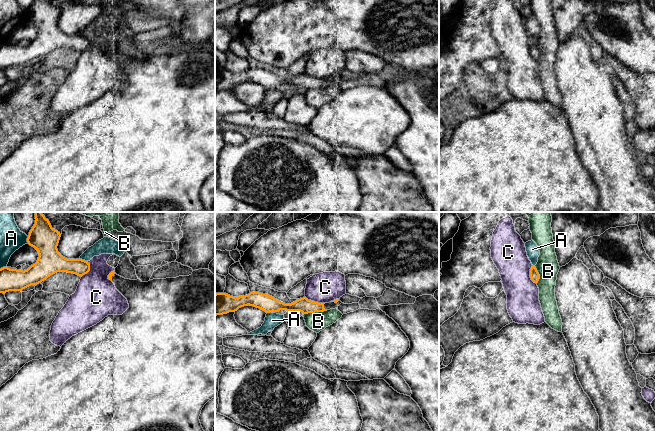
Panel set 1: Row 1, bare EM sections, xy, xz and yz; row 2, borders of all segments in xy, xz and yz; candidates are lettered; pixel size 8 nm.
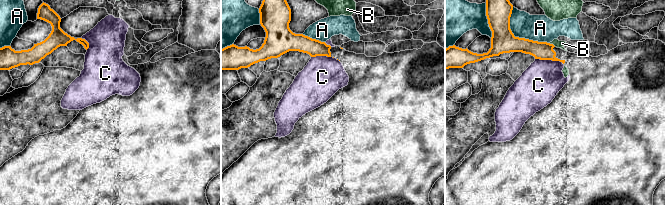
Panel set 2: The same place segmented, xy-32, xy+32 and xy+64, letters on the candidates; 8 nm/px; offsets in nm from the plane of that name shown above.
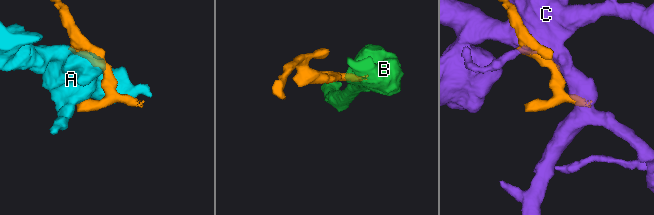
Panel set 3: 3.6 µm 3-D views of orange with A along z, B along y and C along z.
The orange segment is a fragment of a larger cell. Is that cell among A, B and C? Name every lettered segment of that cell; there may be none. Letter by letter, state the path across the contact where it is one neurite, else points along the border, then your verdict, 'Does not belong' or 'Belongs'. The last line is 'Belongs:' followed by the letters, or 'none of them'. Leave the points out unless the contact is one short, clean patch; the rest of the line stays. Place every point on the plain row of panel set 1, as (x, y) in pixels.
A: Does not belong
B: Boundary: xz (327, 86), (304, 90). Does not belong
C: Does not belong
Belongs: none of them

